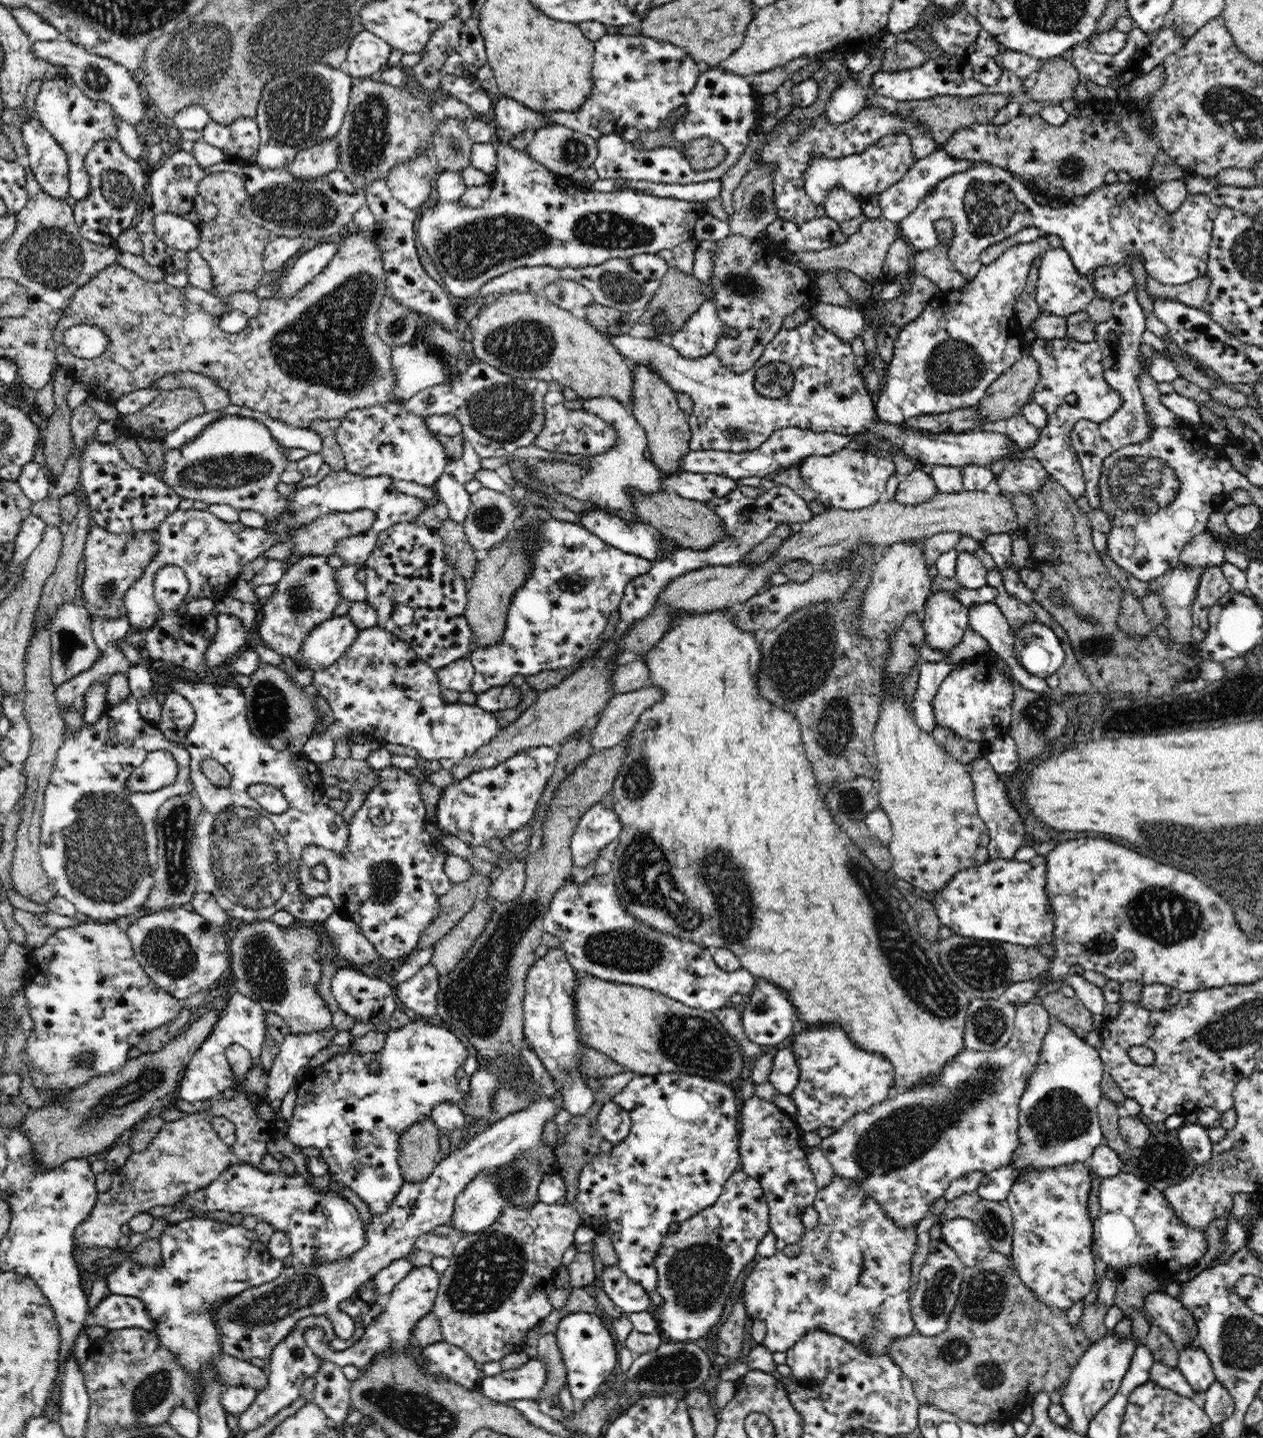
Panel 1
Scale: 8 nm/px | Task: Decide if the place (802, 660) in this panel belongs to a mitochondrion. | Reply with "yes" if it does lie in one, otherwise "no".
yes

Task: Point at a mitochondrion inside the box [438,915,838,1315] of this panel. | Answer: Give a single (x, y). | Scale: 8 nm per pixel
(692, 1043)

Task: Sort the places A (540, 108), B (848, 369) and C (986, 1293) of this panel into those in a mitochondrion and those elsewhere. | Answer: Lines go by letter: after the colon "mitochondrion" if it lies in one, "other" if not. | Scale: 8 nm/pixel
A: other
B: other
C: mitochondrion

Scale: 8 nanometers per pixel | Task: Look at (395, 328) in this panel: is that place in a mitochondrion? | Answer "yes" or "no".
yes

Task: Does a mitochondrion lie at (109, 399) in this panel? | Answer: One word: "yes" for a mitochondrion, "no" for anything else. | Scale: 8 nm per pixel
no

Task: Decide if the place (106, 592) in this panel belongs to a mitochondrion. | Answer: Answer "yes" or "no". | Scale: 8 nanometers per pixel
yes

